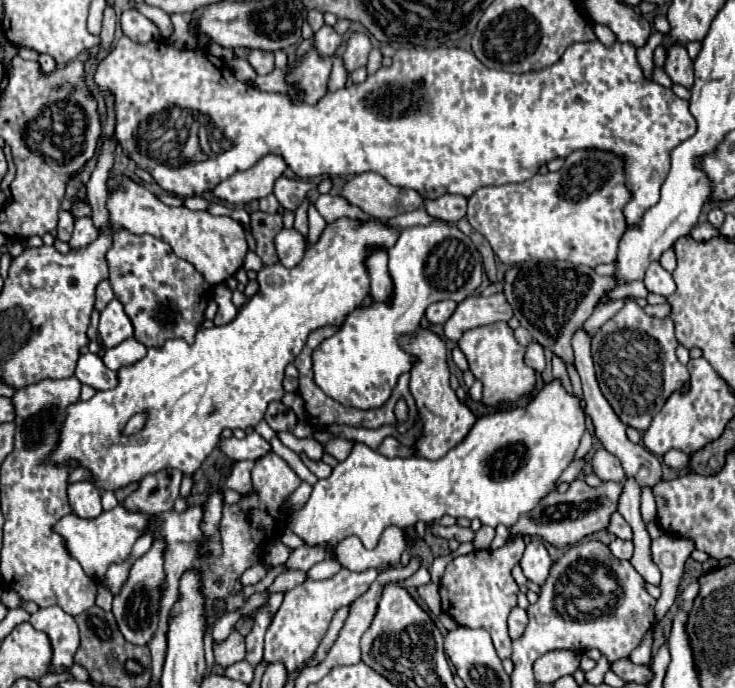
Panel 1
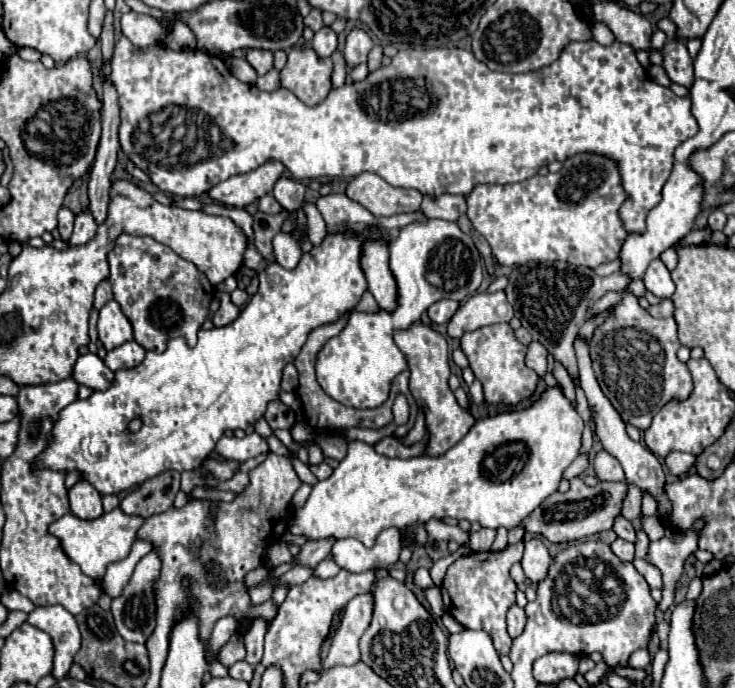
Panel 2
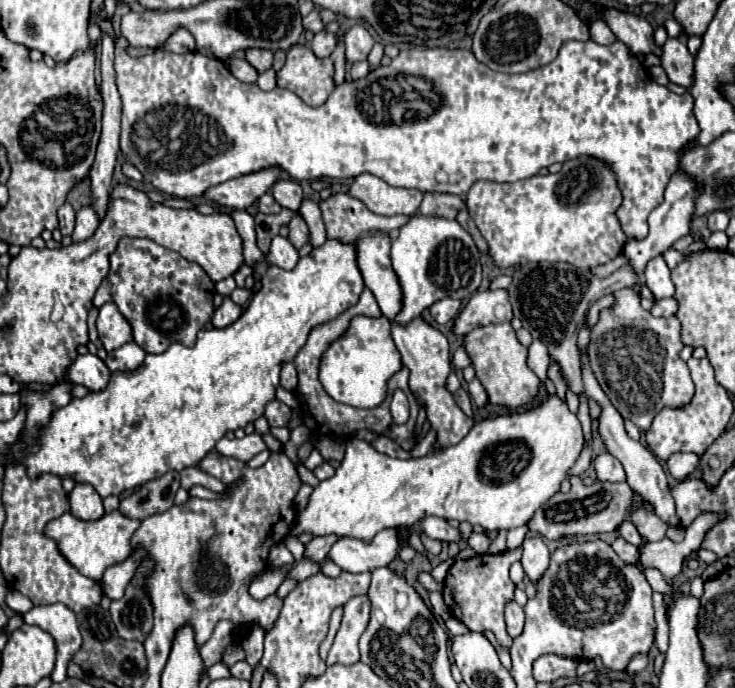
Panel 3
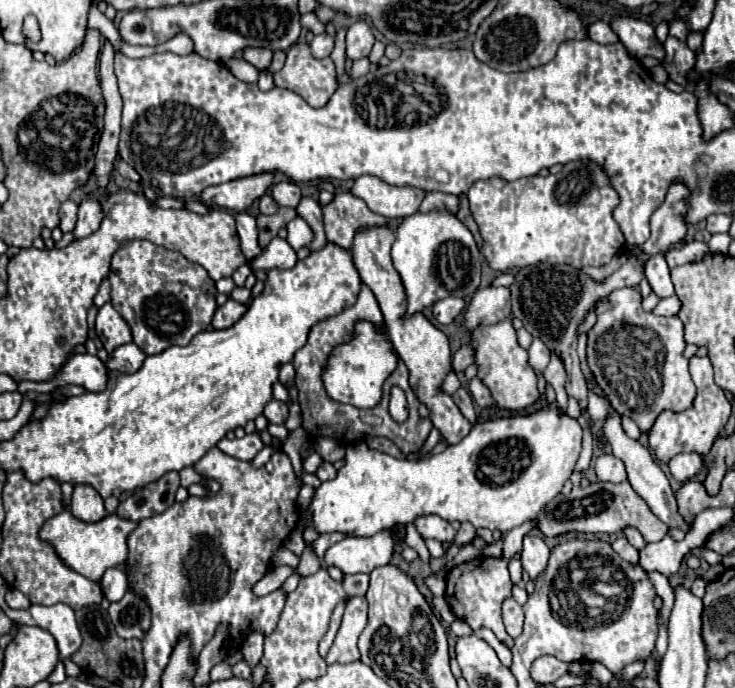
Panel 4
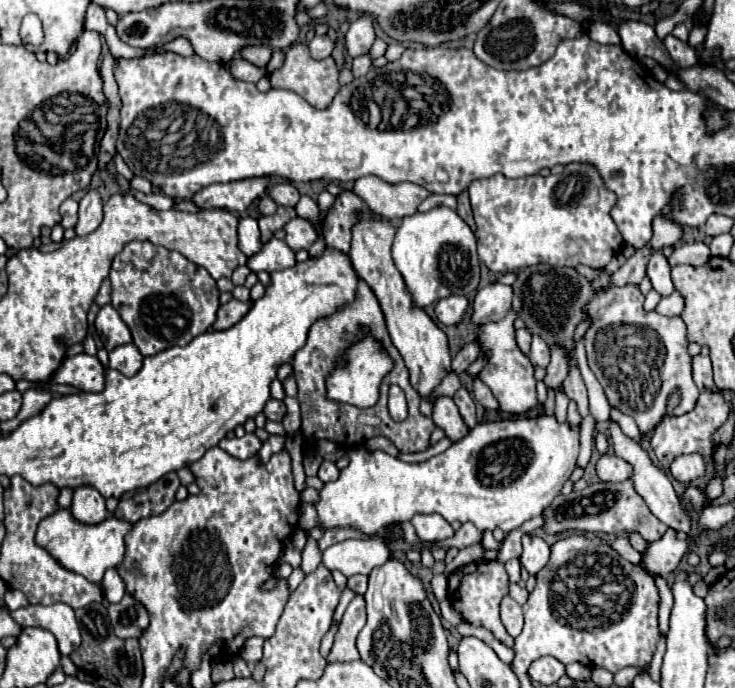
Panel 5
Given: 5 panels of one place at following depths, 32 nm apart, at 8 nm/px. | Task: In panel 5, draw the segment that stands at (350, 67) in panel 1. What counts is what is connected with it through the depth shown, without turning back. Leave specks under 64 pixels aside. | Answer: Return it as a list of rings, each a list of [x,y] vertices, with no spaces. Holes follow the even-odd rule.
[[[360,16],[350,24],[350,30],[346,34],[346,52],[352,58],[358,58],[362,54],[368,54],[374,44],[374,22],[370,16]]]

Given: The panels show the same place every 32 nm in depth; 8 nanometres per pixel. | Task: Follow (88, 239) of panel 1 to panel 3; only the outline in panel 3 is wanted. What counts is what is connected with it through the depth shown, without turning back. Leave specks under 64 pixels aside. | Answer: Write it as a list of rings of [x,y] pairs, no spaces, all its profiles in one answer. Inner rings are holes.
[[[86,206],[82,208],[78,214],[76,214],[76,226],[74,226],[74,232],[72,232],[72,242],[84,242],[88,240],[88,236],[92,236],[98,228],[100,220],[96,216],[96,212],[92,210],[92,206]]]

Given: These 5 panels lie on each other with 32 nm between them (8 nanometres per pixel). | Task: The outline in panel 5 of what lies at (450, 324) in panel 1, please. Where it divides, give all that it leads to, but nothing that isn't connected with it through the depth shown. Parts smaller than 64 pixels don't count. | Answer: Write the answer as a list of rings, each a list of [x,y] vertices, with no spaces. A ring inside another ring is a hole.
[[[488,284],[486,288],[480,288],[476,292],[476,298],[472,300],[472,324],[488,324],[502,320],[510,312],[512,302],[512,288],[504,284]]]

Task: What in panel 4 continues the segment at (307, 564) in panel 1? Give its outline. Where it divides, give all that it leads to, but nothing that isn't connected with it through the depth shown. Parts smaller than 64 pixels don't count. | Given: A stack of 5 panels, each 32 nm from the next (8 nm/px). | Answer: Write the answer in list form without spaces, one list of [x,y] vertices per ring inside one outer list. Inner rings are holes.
[[[332,532],[332,534],[322,534],[318,540],[314,540],[314,542],[310,544],[310,548],[312,548],[312,552],[322,560],[322,558],[324,558],[324,552],[326,552],[334,542],[338,542],[338,540],[342,540],[342,538],[346,538],[346,534],[336,534],[336,532]]]

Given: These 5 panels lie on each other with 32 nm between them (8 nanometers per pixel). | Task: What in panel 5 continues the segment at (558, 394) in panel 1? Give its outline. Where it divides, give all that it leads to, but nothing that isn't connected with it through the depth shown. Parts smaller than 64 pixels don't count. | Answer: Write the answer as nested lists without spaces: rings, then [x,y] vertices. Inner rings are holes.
[[[538,414],[534,418],[512,418],[498,422],[482,422],[470,430],[460,442],[452,444],[446,452],[418,462],[402,462],[380,450],[366,450],[364,446],[348,450],[348,466],[340,470],[338,480],[326,482],[320,490],[320,500],[314,502],[318,512],[318,526],[322,530],[332,528],[356,528],[368,536],[382,532],[384,528],[408,522],[414,514],[440,514],[448,522],[472,522],[478,530],[500,528],[504,534],[518,528],[526,520],[540,516],[544,508],[560,494],[564,482],[576,468],[580,452],[580,428],[568,420],[558,422],[554,414]]]

